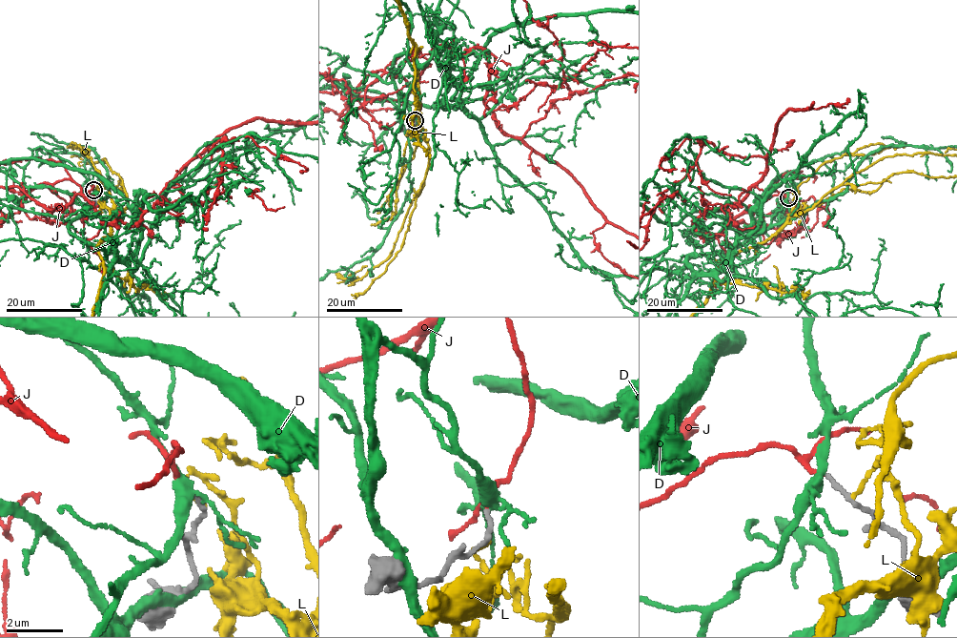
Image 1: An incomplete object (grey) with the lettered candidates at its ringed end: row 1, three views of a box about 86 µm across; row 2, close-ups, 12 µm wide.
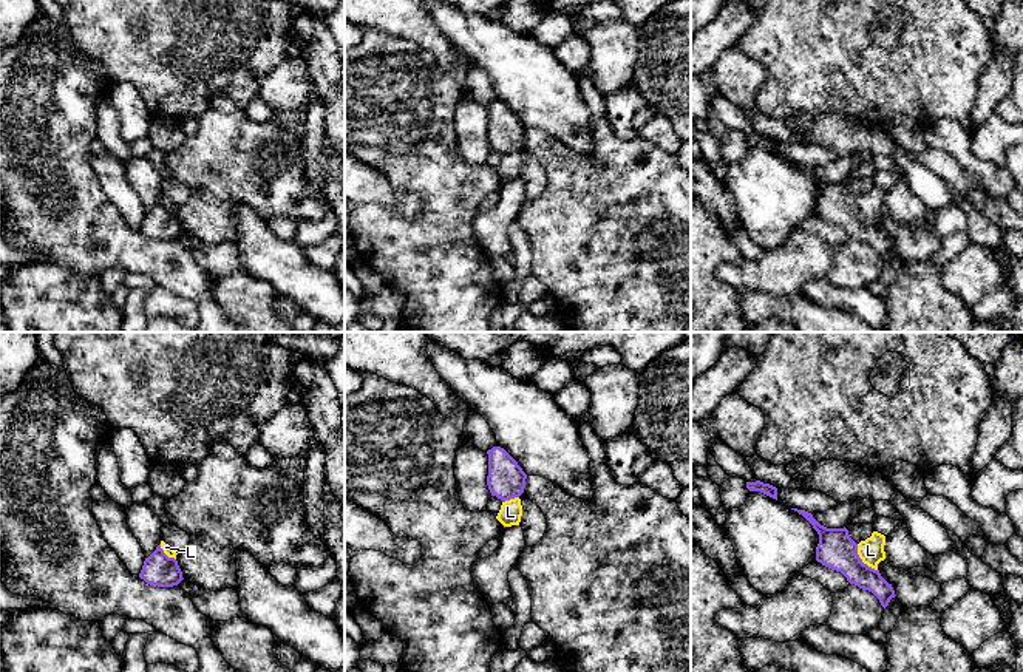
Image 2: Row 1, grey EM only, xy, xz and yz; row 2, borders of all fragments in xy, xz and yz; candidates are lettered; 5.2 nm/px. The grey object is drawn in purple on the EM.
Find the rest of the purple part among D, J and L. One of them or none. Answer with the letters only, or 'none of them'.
J

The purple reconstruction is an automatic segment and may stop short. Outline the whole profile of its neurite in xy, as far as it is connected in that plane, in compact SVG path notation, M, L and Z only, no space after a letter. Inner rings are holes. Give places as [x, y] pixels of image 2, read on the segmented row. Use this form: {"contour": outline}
{"contour": "M161 544L145 558L139 578L158 587L173 587L184 579L178 561L168 558L161 548Z"}

